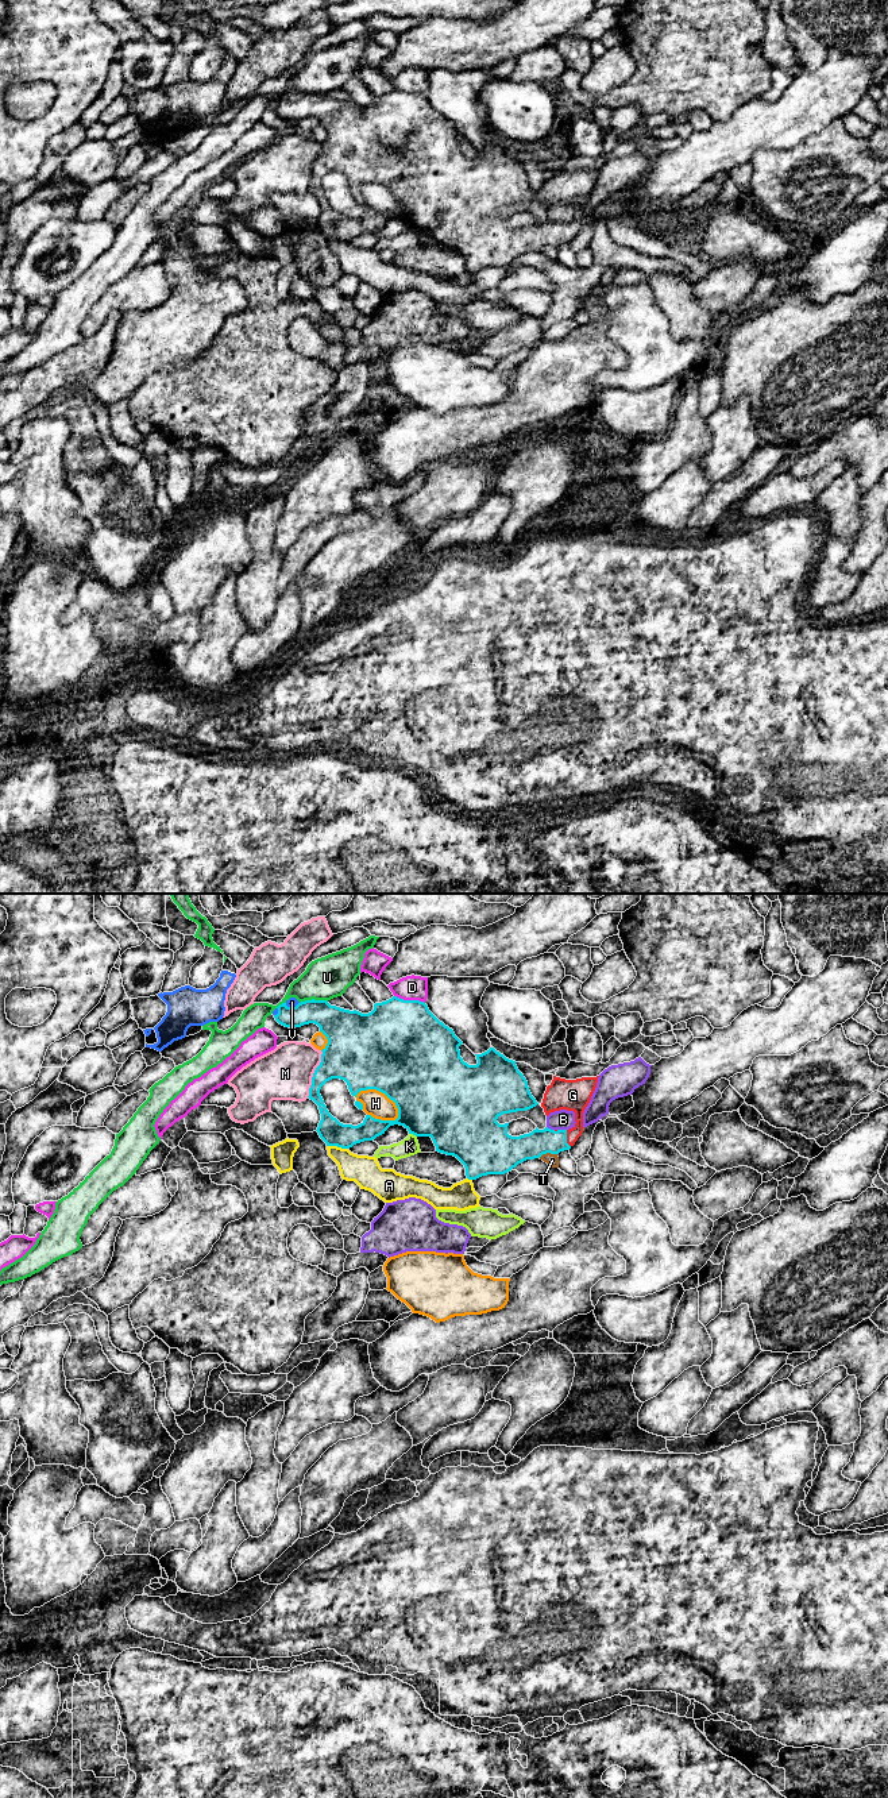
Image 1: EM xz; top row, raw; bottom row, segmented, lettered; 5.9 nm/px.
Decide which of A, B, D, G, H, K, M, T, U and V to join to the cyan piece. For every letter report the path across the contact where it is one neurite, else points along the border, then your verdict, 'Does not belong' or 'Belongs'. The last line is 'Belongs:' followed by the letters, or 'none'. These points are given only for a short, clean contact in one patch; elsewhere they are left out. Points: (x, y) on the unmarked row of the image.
A: Does not belong
B: Boundary: xz (558, 222), (566, 223). Does not belong
D: Does not belong
G: Path across: xz (533, 238), (541, 234), (566, 231), (578, 220), (570, 189). Belongs
H: Does not belong
K: Boundary: xz (409, 226), (416, 230). Does not belong
M: Does not belong
T: Boundary: xz (556, 246), (543, 246), (539, 250). Does not belong
U: Does not belong
V: Path across: xz (331, 112), (292, 100), (292, 95). Belongs
Belongs: G, V

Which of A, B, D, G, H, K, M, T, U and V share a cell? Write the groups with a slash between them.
A / B / D / G V / H / K / M / T / U

